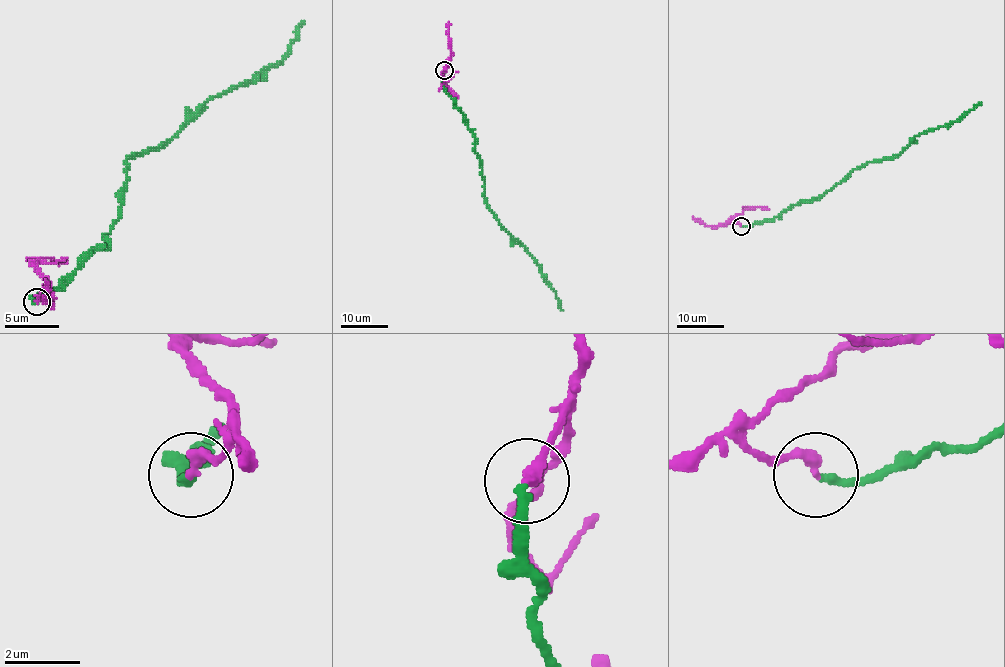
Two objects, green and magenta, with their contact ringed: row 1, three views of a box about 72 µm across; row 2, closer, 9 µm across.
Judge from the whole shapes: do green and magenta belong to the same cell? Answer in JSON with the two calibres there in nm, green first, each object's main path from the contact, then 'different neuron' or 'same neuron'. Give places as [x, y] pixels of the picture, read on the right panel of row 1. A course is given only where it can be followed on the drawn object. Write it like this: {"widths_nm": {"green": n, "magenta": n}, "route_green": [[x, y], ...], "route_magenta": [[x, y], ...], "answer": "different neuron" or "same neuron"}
{"widths_nm": {"green": 240, "magenta": 320}, "route_green": [[741, 225], [773, 219], [793, 205], [821, 198], [854, 169], [895, 157], [917, 135], [958, 121], [980, 102]], "route_magenta": [[741, 225], [731, 221], [745, 210], [758, 206], [768, 209]], "answer": "different neuron"}

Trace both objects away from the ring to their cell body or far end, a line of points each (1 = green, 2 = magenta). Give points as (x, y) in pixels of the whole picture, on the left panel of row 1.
1: (37, 301), (110, 244), (129, 158), (161, 147), (215, 96), (277, 64), (304, 21)
2: (37, 301), (48, 282), (35, 266), (43, 258), (67, 263)

